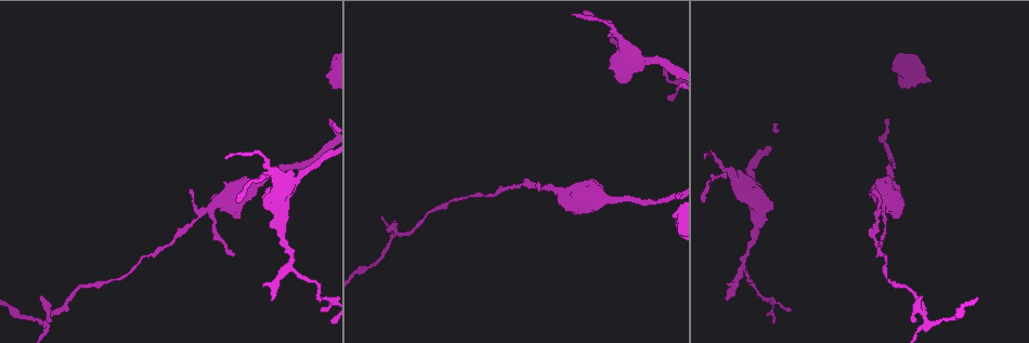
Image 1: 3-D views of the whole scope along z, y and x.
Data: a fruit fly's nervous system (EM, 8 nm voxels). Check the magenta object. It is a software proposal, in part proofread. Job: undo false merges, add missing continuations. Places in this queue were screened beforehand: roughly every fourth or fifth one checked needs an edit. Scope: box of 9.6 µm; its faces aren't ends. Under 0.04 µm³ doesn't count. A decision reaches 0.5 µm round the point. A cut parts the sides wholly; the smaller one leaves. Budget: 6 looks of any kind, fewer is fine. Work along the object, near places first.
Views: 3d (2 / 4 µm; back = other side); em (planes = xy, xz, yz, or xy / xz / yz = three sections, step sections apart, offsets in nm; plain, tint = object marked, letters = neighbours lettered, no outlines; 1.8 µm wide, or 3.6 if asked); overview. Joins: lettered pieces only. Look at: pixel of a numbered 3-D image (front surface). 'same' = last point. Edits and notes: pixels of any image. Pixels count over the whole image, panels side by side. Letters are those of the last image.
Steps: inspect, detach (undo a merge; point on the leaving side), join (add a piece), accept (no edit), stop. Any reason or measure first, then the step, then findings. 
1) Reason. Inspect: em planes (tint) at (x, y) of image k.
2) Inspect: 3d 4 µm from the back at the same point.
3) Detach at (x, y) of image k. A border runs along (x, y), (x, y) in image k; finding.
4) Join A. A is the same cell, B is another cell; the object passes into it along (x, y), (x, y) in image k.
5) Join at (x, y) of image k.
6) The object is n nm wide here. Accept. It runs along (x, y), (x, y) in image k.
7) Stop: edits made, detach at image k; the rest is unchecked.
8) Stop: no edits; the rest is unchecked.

Tapers out. Inspect: 3d 4 µm at (922, 295) of image 1.

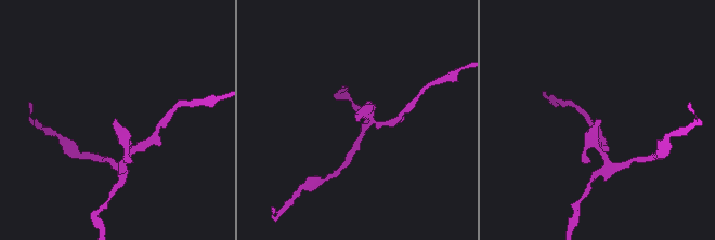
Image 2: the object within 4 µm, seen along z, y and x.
Inspect: em planes (letters) at (597, 120) of image 2.

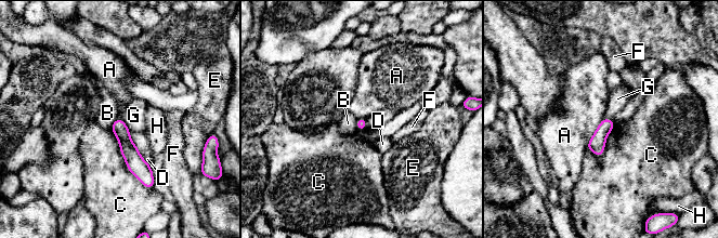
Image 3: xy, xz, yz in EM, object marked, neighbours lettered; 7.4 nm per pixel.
Accept. A, B, C, D, E, F, G and H are other cells; a border runs along (603, 117), (588, 142), (587, 149) in image 3; none of them fits.

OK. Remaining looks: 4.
Narrows sharply. Inspect: 3d 2 µm at (543, 188) of image 1.

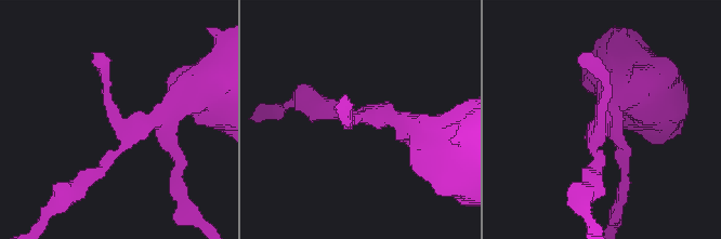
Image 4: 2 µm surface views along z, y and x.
Now the EM. Inspect: em xy step 16 (tint) at (112, 151) of image 4.

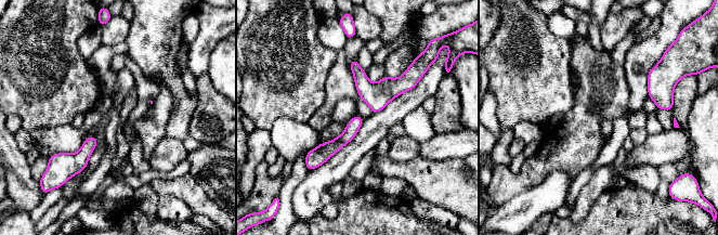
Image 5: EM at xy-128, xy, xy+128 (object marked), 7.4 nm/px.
Another direction. Inspect: em planes (letters) at the same point.

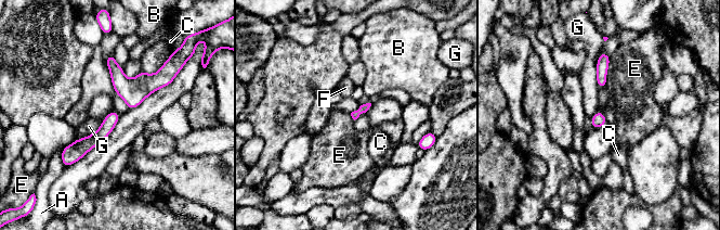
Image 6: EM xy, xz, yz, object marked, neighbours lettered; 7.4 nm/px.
The object is 70 nm wide here. Accept. A, B, C, E, F and G are other cells; it runs along (116, 116), (93, 140), (64, 155) in image 6; one cell here.

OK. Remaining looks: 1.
Stop: no edits; the rest is unchecked.

